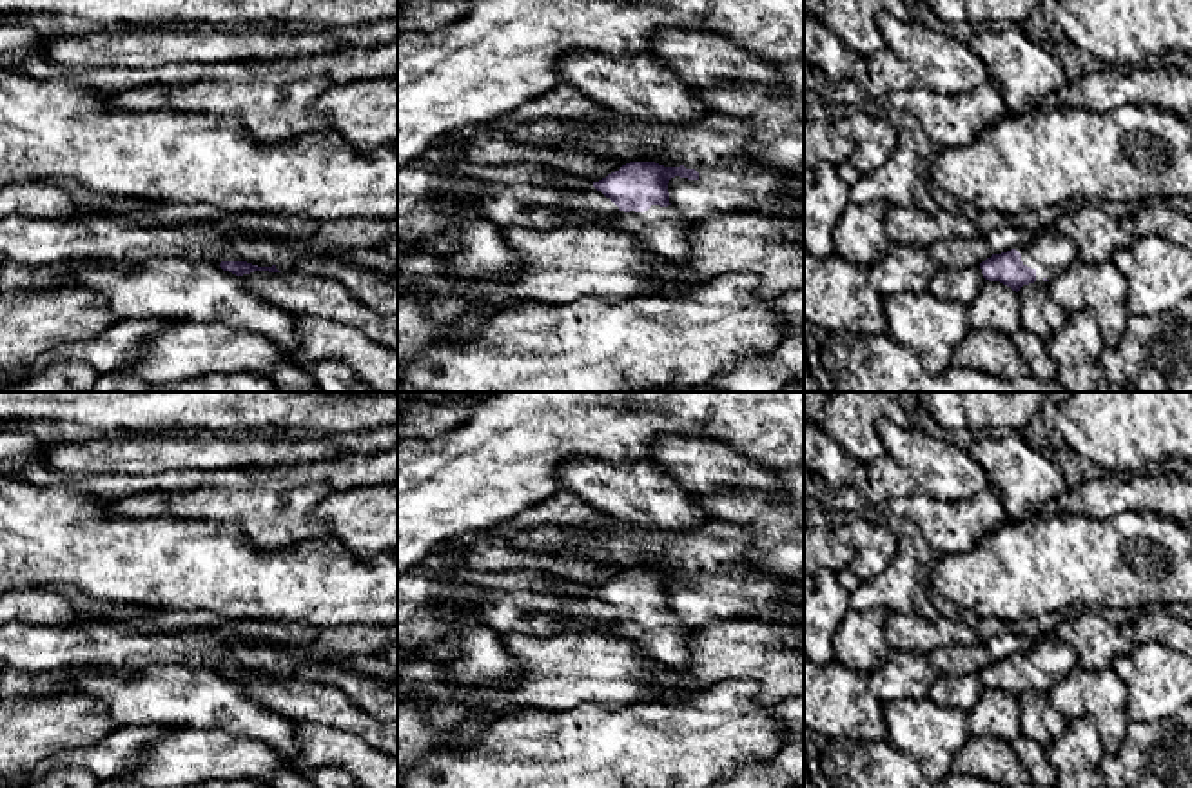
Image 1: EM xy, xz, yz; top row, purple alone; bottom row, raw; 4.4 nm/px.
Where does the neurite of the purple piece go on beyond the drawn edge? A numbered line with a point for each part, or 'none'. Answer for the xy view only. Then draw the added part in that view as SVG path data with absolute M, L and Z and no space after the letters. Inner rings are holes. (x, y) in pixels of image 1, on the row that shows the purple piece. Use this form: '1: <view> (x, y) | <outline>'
none

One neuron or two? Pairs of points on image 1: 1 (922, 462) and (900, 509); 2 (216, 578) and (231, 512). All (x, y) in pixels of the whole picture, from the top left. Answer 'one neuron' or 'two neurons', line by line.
1: two neurons
2: two neurons

